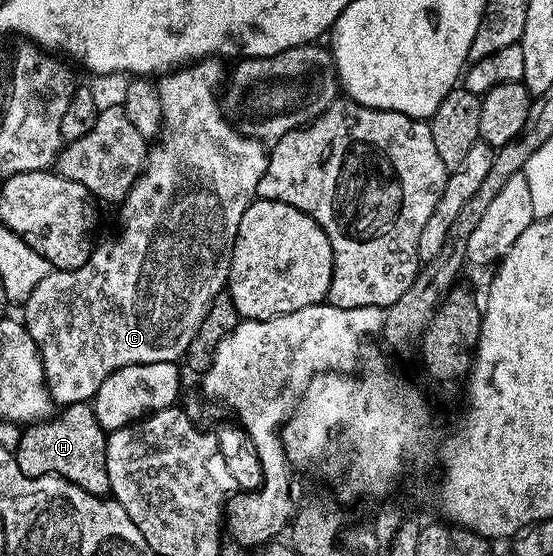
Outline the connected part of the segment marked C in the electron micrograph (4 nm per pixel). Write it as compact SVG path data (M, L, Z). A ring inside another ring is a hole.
M201 58L159 77L156 89L158 98L162 102L164 115L163 135L159 137L160 144L153 143L149 147L148 159L144 161L143 172L128 191L128 197L119 205L120 233L113 240L106 241L105 244L97 243L88 261L78 270L49 271L48 276L42 278L38 286L34 286L30 298L22 305L22 311L24 311L22 323L28 329L30 338L34 338L38 346L40 358L44 363L44 382L48 386L48 393L57 405L67 406L91 401L95 397L98 386L102 386L102 382L106 382L106 378L114 374L114 370L122 370L122 366L179 361L190 346L190 338L194 338L198 326L202 326L202 318L206 318L206 310L210 310L210 302L214 302L218 293L225 291L234 242L238 234L238 222L242 222L242 214L246 214L252 201L257 199L258 182L268 165L268 152L261 141L253 140L251 136L246 136L233 127L229 117L222 111L222 100L218 95L218 89L225 83L226 68L224 72L220 63L221 61L216 58Z

